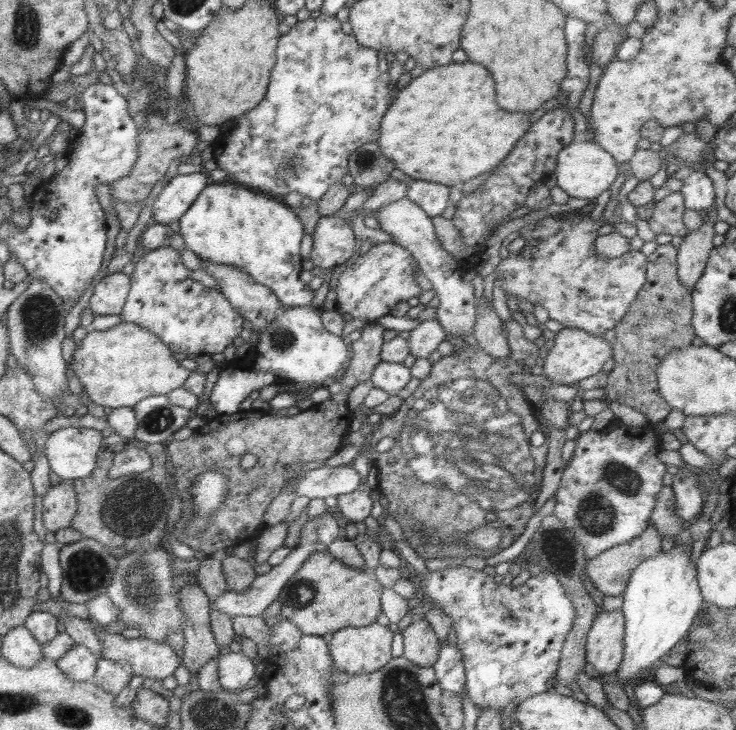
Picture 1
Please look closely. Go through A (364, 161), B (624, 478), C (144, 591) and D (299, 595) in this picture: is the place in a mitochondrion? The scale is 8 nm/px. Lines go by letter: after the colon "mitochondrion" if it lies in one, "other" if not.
A: mitochondrion
B: mitochondrion
C: mitochondrion
D: mitochondrion

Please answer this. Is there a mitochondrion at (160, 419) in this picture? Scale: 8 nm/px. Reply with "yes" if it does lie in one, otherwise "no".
yes

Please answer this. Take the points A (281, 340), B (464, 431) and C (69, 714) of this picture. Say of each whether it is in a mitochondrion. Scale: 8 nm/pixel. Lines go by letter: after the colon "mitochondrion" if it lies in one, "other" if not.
A: mitochondrion
B: mitochondrion
C: mitochondrion

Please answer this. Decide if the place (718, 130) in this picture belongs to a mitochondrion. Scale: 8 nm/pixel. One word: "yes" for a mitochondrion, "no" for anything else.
no

